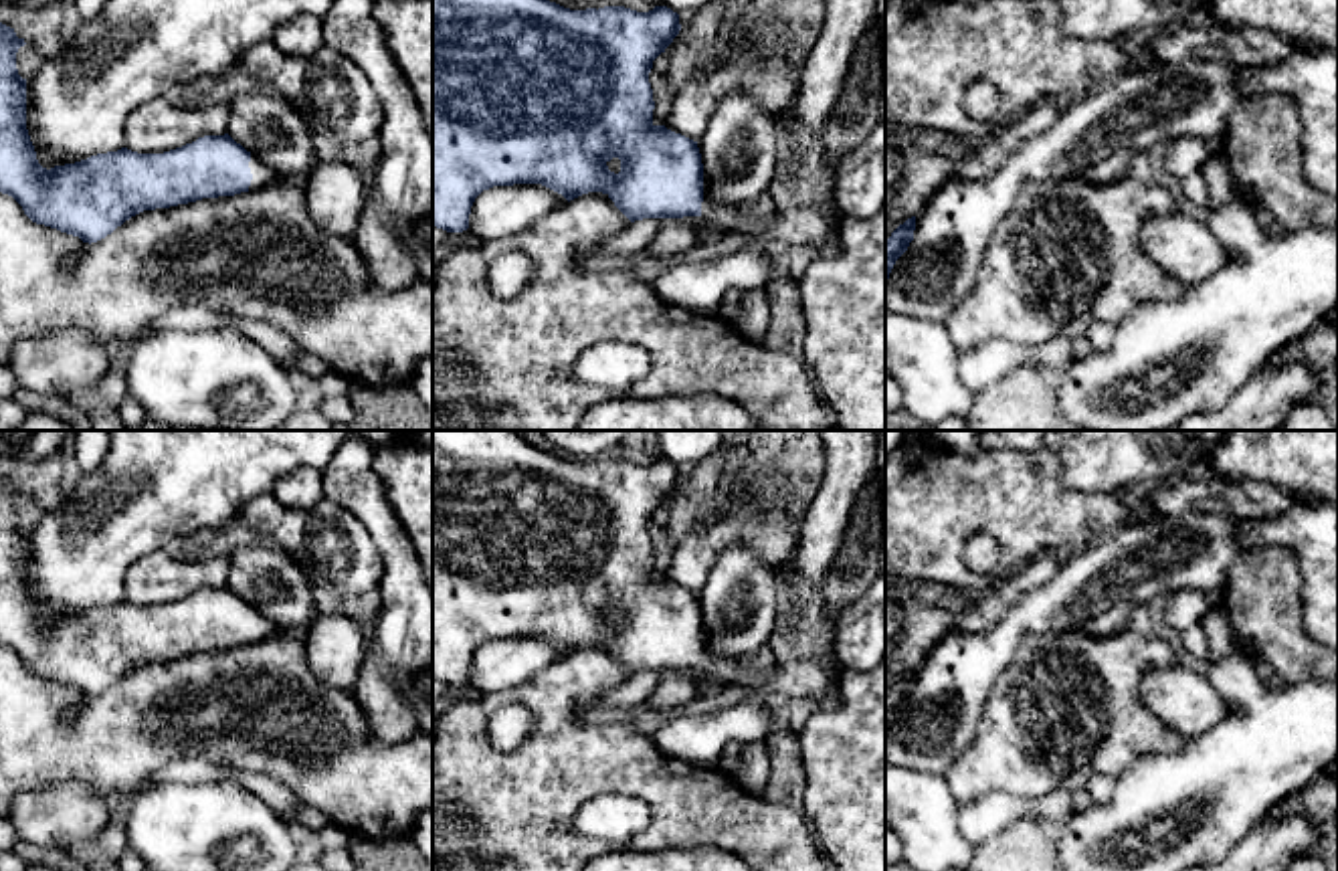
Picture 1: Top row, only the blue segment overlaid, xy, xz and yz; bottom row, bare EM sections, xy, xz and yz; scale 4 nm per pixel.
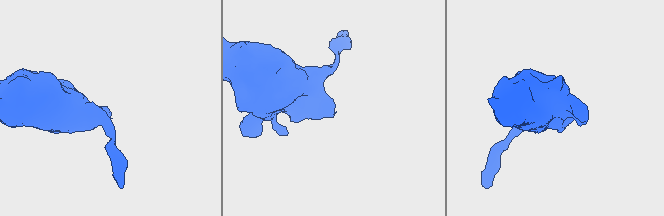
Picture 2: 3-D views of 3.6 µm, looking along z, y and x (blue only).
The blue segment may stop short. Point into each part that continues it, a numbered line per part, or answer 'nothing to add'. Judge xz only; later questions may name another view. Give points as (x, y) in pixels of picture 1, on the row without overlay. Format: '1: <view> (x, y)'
nothing to add

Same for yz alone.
nothing to add

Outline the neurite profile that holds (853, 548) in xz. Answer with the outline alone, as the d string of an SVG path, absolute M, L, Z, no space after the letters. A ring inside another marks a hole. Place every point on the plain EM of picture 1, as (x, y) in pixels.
M875 471L865 487L859 491L853 509L849 527L843 536L841 548L835 556L833 568L827 574L827 580L839 578L853 578L867 556L867 542L869 542L869 519L871 507L883 495L883 481L879 471Z

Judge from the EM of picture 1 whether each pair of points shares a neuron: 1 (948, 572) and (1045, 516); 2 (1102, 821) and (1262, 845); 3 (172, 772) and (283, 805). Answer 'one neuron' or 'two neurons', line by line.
1: one neuron
2: two neurons
3: one neuron

